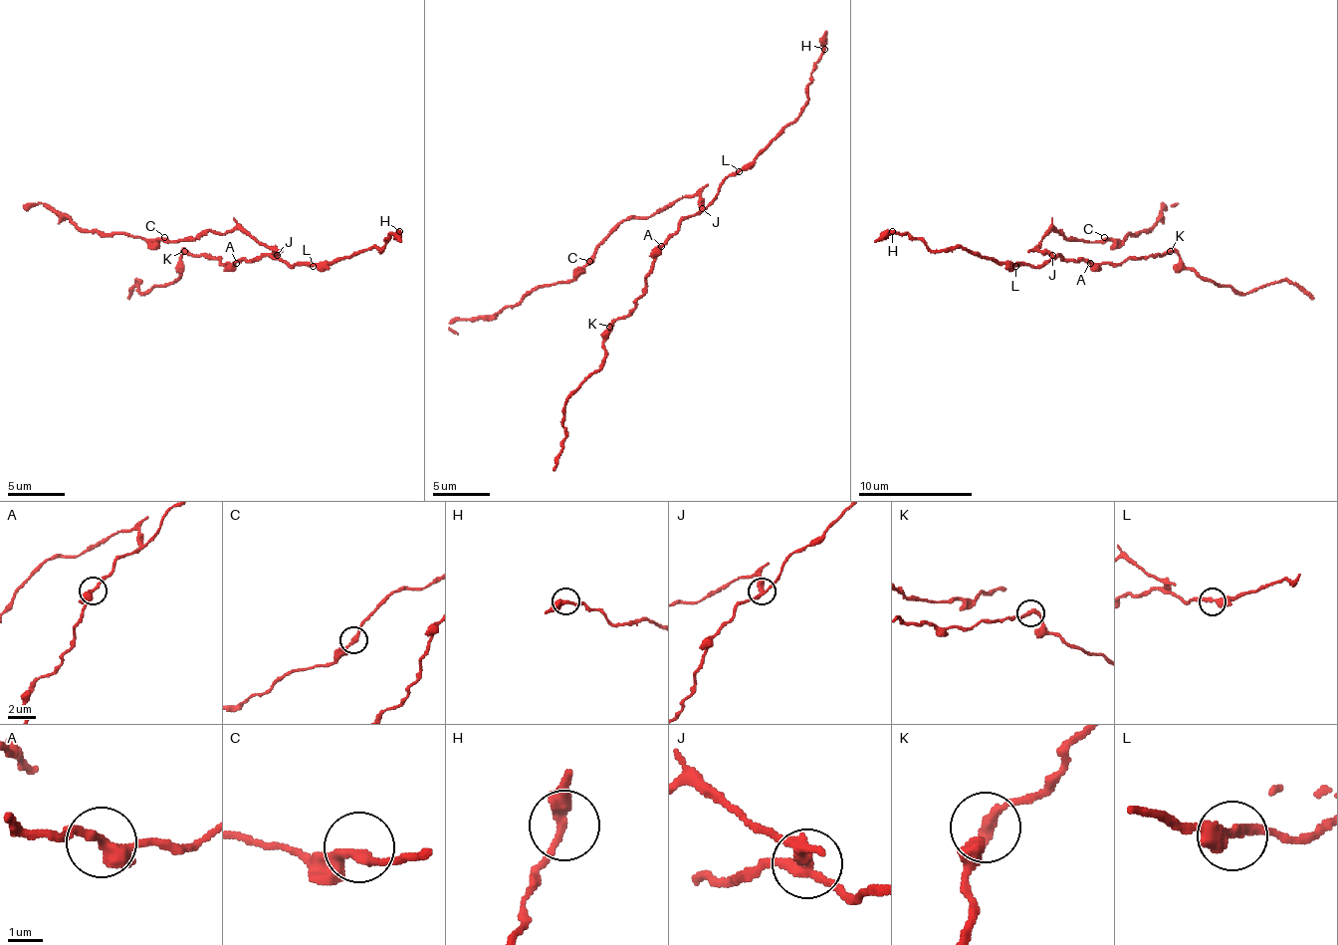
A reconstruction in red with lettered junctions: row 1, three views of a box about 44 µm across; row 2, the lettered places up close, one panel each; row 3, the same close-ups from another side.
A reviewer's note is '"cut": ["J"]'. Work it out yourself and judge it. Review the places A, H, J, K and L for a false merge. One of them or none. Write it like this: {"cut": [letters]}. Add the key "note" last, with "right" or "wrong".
{"cut": ["J"], "note": "right"}

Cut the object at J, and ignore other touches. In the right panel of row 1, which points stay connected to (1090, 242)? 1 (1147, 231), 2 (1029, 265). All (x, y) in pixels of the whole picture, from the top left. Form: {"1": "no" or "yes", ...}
{"1": "yes", "2": "no"}

